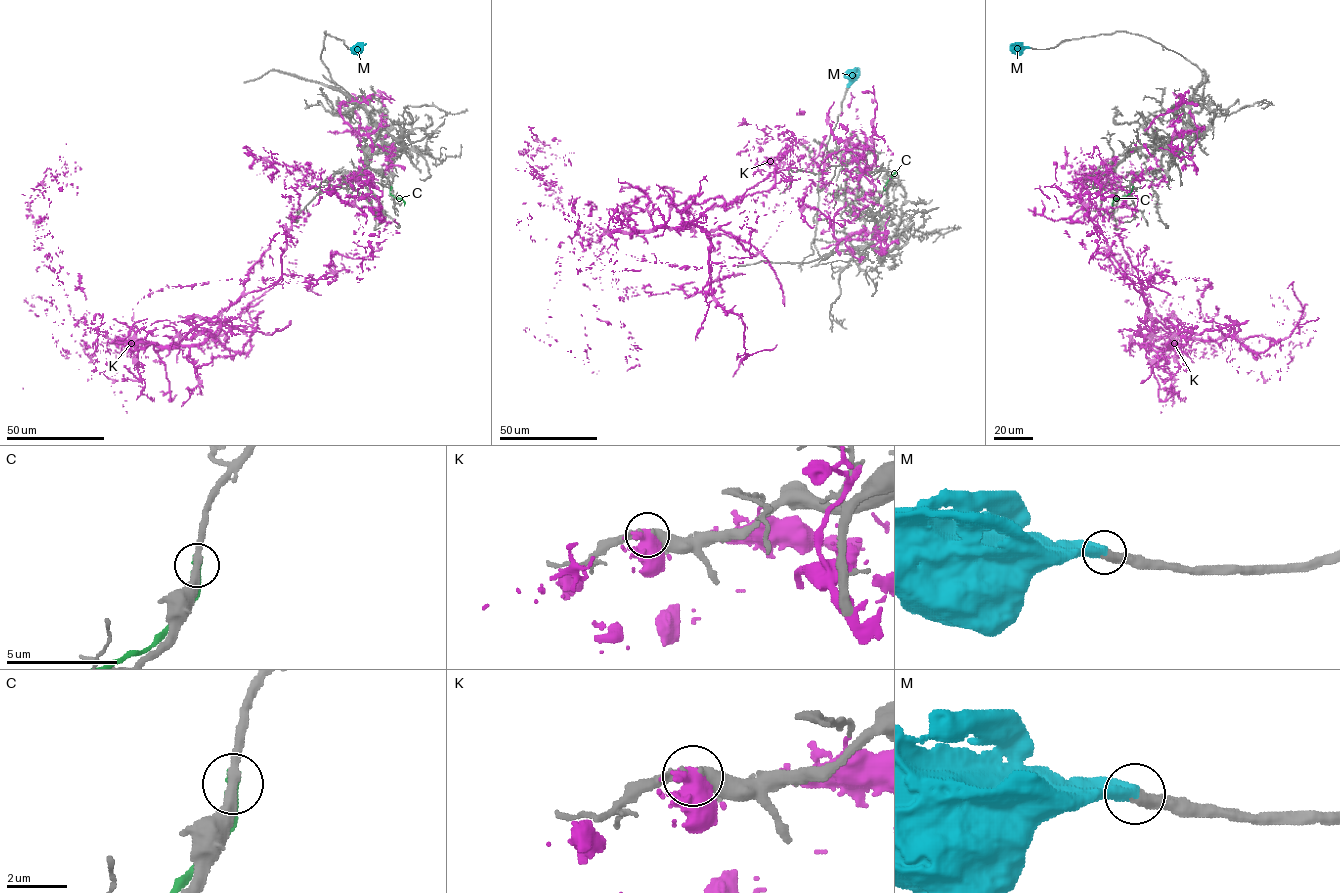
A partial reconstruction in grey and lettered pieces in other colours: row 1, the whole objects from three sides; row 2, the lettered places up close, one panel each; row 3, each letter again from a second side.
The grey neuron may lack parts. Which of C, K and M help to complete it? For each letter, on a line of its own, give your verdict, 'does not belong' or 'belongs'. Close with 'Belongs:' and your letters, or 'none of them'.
C: does not belong
K: does not belong
M: belongs
Belongs: M

